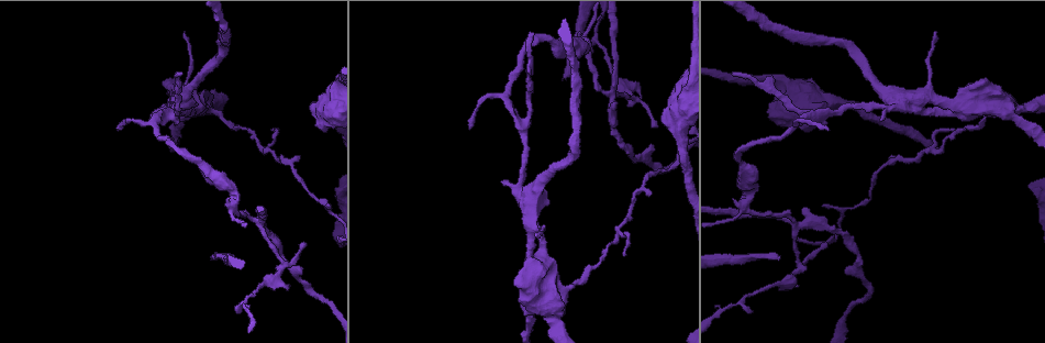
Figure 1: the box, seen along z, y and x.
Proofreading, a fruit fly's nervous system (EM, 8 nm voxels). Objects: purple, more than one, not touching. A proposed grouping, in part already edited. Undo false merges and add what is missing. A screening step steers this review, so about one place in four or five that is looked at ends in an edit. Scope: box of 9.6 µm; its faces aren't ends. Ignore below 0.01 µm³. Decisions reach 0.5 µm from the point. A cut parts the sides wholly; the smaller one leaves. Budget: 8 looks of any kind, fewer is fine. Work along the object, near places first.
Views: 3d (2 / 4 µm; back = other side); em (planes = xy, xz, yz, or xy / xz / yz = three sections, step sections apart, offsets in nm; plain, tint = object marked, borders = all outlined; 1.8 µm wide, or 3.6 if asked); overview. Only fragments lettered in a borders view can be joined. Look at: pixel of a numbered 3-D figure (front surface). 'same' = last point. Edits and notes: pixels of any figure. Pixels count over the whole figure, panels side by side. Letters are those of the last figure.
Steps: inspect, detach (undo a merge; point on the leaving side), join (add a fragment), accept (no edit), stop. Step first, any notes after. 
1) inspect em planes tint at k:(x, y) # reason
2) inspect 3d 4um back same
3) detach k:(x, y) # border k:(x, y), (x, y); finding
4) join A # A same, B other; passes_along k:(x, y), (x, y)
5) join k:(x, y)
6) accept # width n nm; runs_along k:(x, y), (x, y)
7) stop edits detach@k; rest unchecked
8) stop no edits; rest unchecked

inspect 3d 4um at 1:(232, 208) # a fork

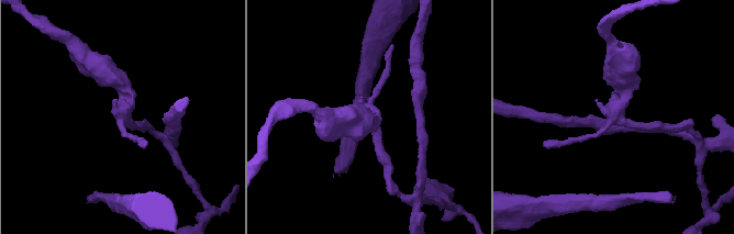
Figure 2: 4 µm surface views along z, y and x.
inspect em planes borders at 2:(126, 114)

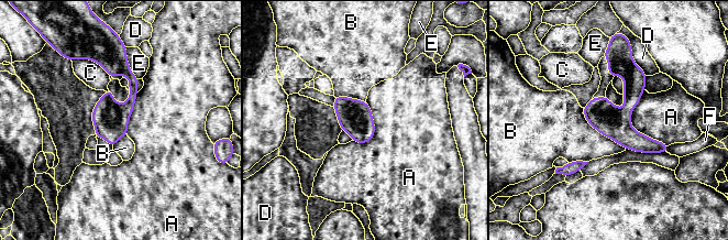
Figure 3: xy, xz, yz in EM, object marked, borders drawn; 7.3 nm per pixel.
accept # A other, B other, C other, D other, E other, F other; border 3:(643, 90), (631, 126), (668, 145); continuous, no second cell

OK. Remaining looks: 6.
inspect 3d 2um at 1:(215, 260) # an open end

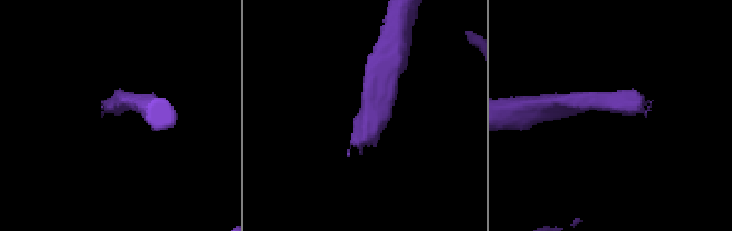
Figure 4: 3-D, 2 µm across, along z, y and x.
inspect em planes borders at 4:(111, 111)

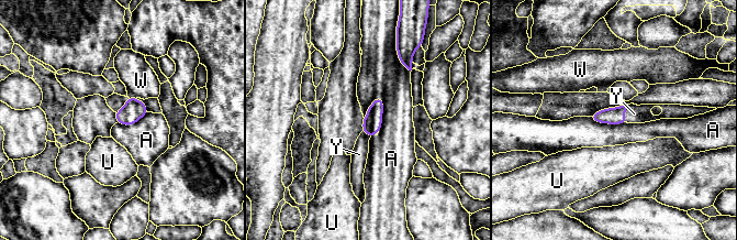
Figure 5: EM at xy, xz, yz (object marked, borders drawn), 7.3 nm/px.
join Y # A other, U other, W other, Y same; passes_along 5:(611, 116), (624, 113), (634, 113); the cell continues

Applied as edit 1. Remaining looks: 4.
inspect overview

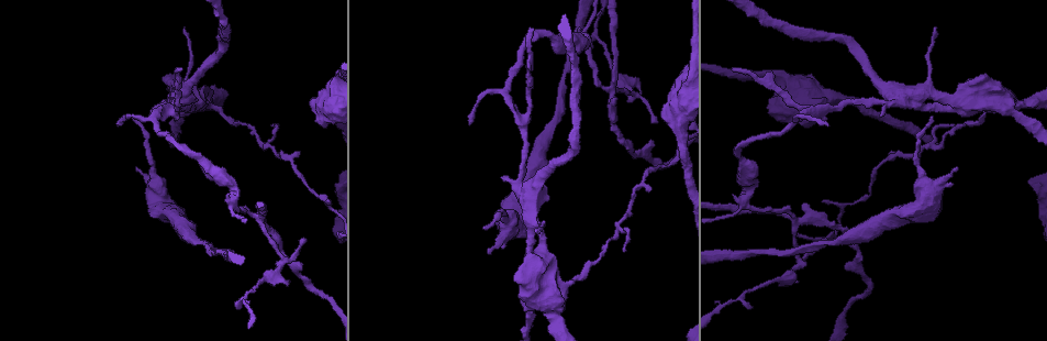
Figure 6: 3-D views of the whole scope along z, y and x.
inspect 3d 4um at 6:(528, 306) # calibre changes

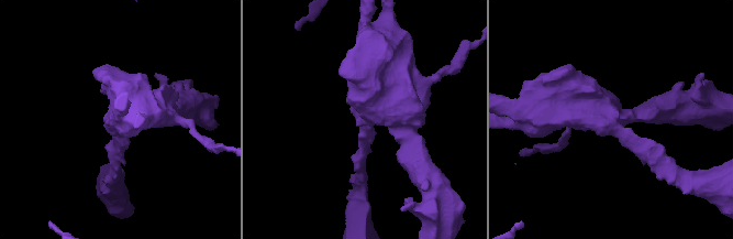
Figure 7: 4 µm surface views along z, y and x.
inspect em 3.6um xz step 4 borders at 7:(362, 117)

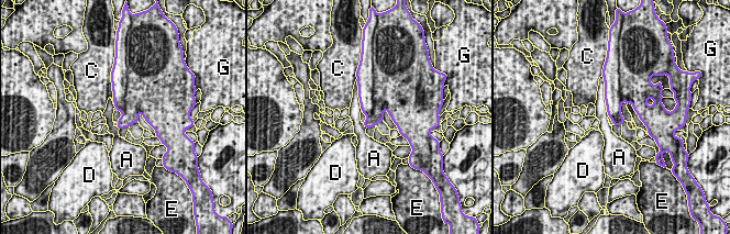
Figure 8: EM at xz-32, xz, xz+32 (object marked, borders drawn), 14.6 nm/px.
detach 8:(365, 85) # A other, C other, D other, E other, G other; two cells meet here

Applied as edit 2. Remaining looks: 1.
stop edits join@5, detach@8; rest unchecked

